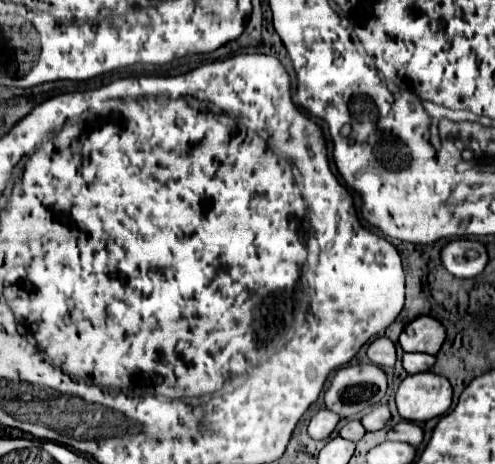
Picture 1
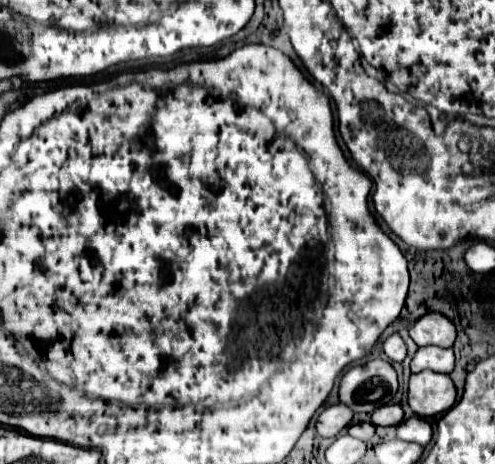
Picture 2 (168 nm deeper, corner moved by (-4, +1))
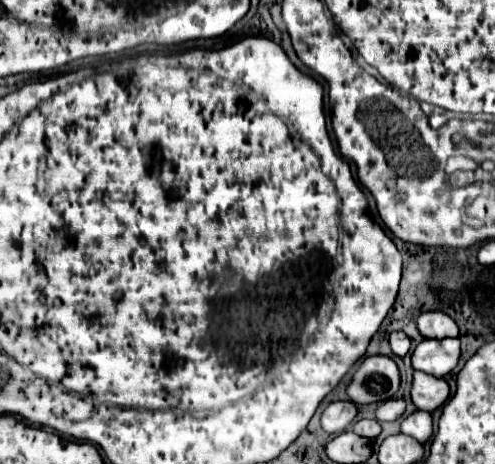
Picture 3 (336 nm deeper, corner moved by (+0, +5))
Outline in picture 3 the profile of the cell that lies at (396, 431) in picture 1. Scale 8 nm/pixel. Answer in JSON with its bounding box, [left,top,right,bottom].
[401,411,433,443]

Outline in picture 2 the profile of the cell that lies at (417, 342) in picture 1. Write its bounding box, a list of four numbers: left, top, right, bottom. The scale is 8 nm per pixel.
[409,313,457,347]

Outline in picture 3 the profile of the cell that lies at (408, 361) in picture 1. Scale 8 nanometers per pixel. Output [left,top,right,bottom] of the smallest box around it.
[411,339,459,377]

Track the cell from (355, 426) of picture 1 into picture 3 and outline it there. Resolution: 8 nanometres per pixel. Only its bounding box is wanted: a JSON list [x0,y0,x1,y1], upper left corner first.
[351,419,381,439]

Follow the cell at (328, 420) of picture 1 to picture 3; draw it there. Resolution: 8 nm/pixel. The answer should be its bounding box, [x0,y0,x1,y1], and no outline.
[321,401,357,435]

